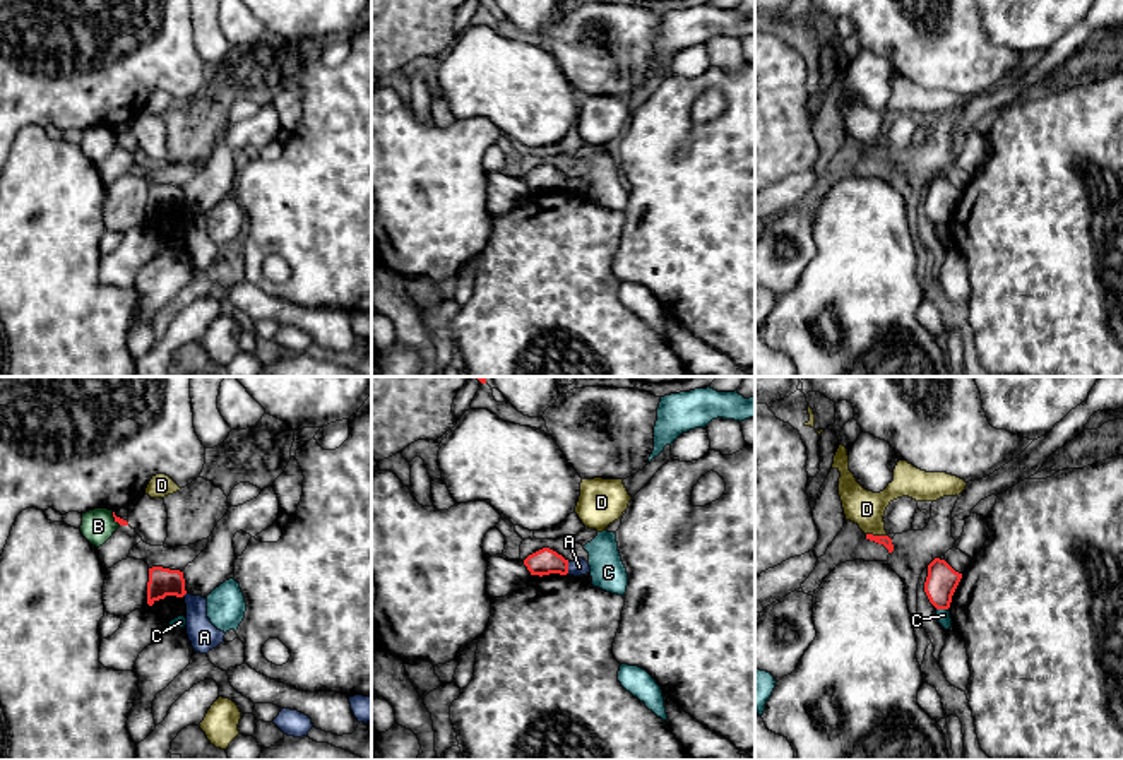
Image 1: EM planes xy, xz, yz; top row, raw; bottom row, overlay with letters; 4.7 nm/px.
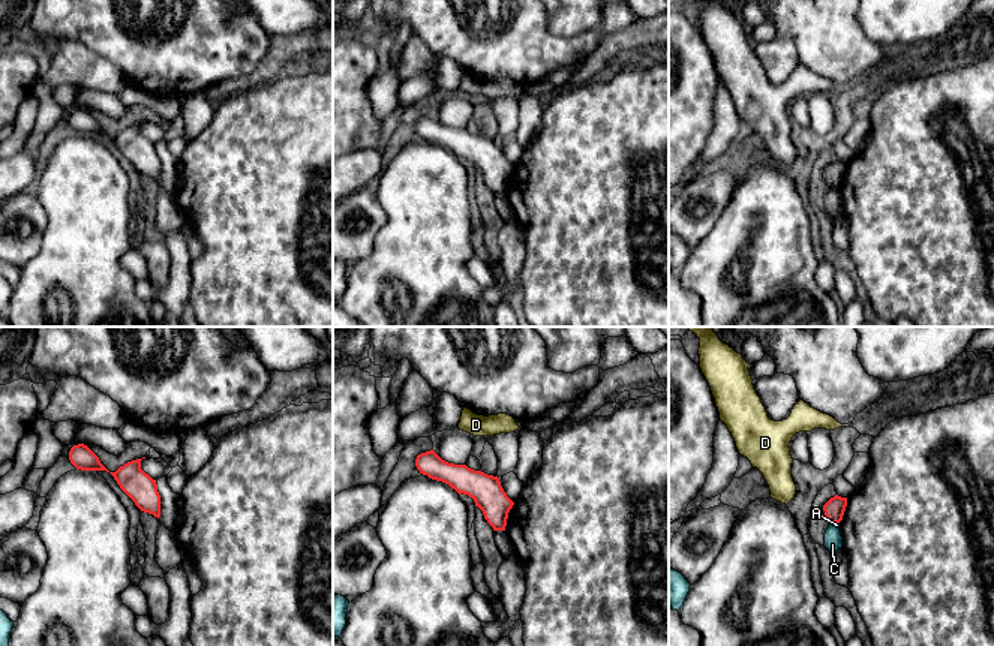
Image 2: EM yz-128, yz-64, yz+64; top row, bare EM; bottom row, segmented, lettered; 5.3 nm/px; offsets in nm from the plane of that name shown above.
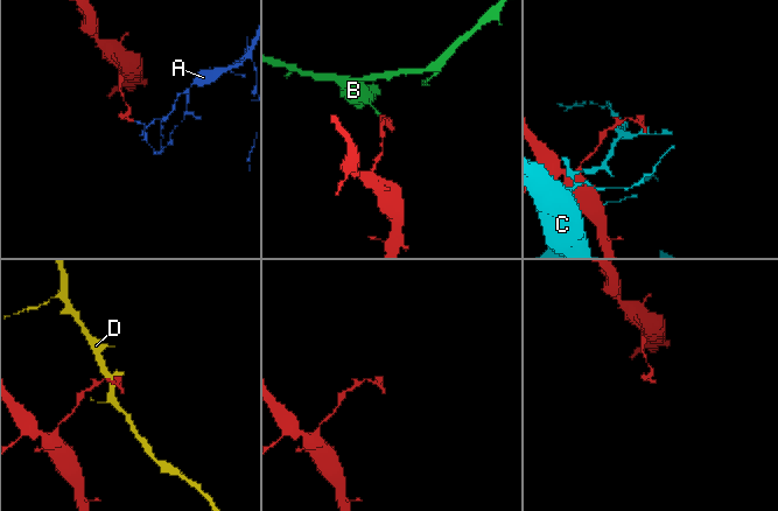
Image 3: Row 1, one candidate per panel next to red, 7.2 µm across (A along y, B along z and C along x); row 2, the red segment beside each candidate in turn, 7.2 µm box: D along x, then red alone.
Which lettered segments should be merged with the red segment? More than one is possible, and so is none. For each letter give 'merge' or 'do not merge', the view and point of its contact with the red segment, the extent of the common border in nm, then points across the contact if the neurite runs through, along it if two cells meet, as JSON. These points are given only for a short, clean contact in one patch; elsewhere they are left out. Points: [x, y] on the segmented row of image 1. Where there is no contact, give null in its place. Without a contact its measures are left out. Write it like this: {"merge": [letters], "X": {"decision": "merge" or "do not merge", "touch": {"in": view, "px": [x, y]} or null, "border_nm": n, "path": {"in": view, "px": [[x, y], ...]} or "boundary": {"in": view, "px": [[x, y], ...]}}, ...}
{"merge": [], "A": {"decision": "do not merge", "touch": {"in": "xz", "px": [567, 567]}, "border_nm": 60, "boundary": {"in": "xz", "px": [[567, 562], [569, 572]]}}, "B": {"decision": "do not merge", "touch": {"in": "xy", "px": [115, 519]}, "border_nm": 80, "boundary": {"in": "xy", "px": [[112, 512], [120, 524]]}}, "C": {"decision": "do not merge", "touch": {"in": "yz", "px": [942, 608]}, "border_nm": 60}, "D": {"decision": "do not merge", "touch": {"in": "yz", "px": [877, 536]}, "border_nm": 100, "boundary": {"in": "yz", "px": [[867, 533], [885, 536]]}}}

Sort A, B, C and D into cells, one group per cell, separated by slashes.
A / B / C / D

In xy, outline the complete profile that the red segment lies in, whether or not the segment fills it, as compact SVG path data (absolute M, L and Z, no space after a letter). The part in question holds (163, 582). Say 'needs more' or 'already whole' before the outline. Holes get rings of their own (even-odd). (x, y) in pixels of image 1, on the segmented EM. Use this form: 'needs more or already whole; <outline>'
already whole; M163 567L149 568L149 582L147 582L149 606L152 606L159 599L164 599L166 596L183 597L185 594L187 591L183 572Z

